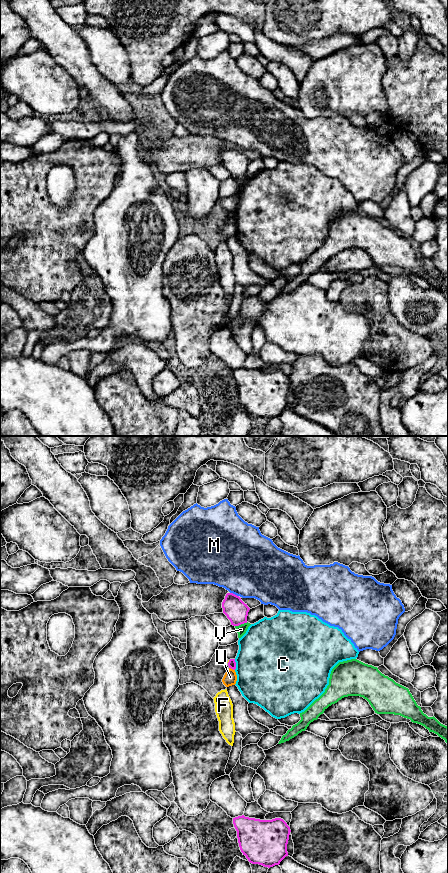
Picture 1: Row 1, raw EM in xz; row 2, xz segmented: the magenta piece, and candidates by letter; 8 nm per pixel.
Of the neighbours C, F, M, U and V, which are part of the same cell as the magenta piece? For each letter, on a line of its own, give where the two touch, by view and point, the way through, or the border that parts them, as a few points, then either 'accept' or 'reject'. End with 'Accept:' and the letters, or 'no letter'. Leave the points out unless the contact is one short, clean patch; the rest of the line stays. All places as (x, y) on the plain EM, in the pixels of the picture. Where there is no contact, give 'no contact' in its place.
C: meets magenta in xz at (235, 216); reject
F: meets magenta in xz at (229, 213); reject
M: meets magenta in xz at (234, 146); reject
U: meets magenta in xz at (232, 220); border along xz (229, 219), (234, 222); reject
V: meets magenta in xz at (241, 175); reject
Accept: no letter

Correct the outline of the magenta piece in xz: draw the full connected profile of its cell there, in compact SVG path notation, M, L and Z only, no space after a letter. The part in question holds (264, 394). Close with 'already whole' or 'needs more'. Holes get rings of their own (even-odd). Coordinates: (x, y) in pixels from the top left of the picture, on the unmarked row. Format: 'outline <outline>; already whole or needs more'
outline M242 367L233 370L233 376L240 402L250 415L270 420L288 408L291 382L283 371L260 372Z; already whole

